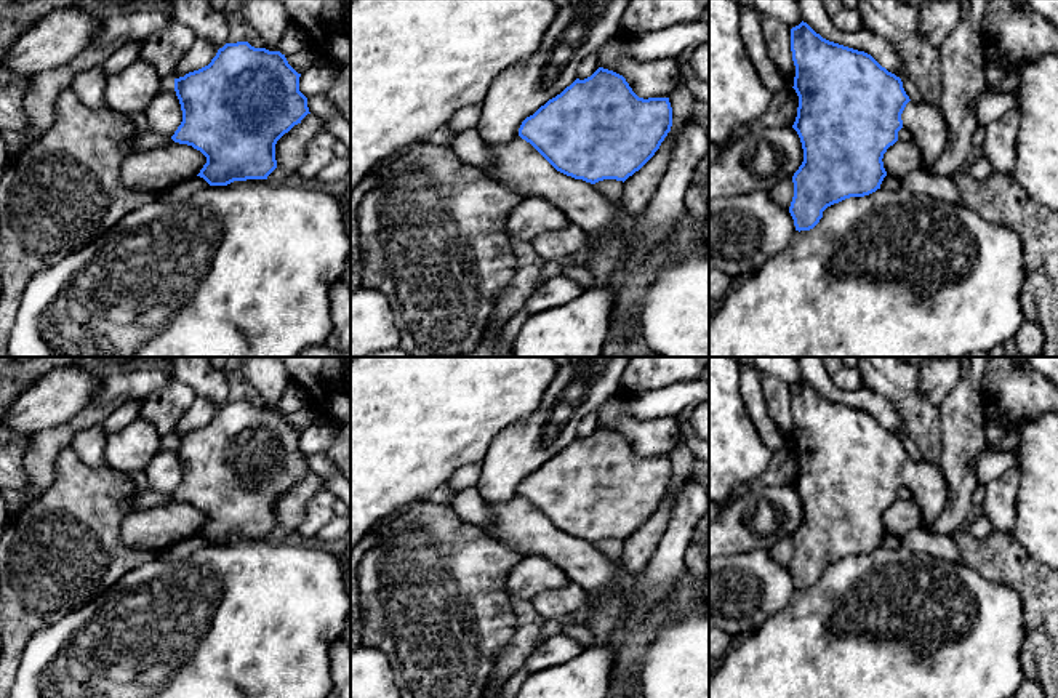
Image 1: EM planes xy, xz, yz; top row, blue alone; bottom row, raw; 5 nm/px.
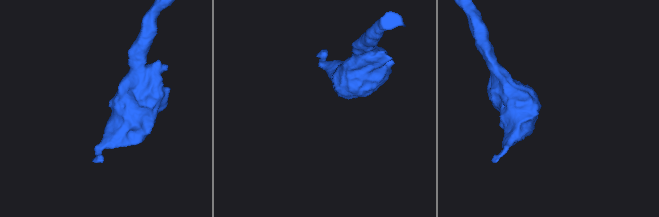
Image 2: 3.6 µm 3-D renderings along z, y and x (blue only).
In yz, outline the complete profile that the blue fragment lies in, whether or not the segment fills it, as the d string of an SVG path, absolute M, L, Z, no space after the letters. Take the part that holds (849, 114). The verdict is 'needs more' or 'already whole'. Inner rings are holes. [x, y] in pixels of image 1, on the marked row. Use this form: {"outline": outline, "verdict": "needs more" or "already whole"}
{"outline": "M804 21L791 29L791 51L796 66L792 88L799 96L792 128L804 149L804 162L792 176L794 197L789 207L796 231L813 229L823 218L823 211L834 203L850 197L864 197L880 189L887 176L884 154L898 141L898 131L903 126L909 130L911 139L919 147L920 168L935 173L933 166L948 142L946 122L938 104L911 101L901 78L882 67L871 54L829 42Z", "verdict": "needs more"}

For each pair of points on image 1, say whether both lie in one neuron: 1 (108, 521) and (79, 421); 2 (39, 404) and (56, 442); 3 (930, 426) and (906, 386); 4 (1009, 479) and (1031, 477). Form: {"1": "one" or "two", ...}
{"1": "two", "2": "two", "3": "one", "4": "two"}

